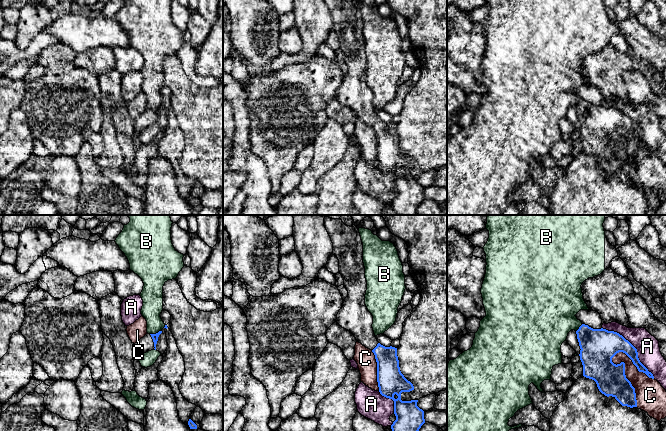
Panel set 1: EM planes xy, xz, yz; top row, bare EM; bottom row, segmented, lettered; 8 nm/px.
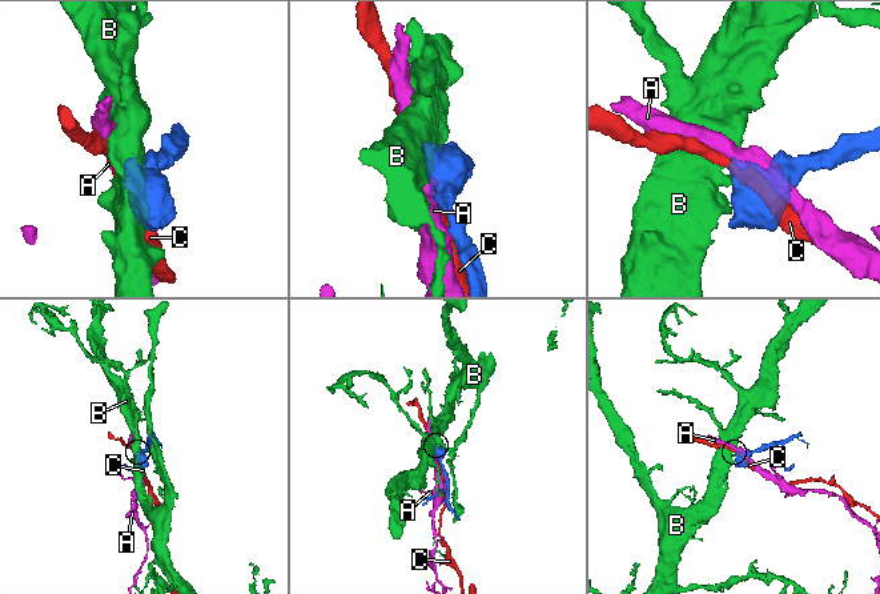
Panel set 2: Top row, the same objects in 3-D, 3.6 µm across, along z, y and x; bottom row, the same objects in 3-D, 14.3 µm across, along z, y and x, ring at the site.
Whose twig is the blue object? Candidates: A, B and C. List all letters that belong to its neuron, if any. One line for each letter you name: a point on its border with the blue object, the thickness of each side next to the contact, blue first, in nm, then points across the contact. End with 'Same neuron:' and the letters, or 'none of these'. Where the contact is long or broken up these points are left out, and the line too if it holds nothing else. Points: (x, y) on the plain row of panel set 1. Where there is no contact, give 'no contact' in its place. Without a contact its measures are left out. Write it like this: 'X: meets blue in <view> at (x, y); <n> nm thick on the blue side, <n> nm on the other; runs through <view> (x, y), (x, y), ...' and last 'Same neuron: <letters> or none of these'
Same neuron: none of these

